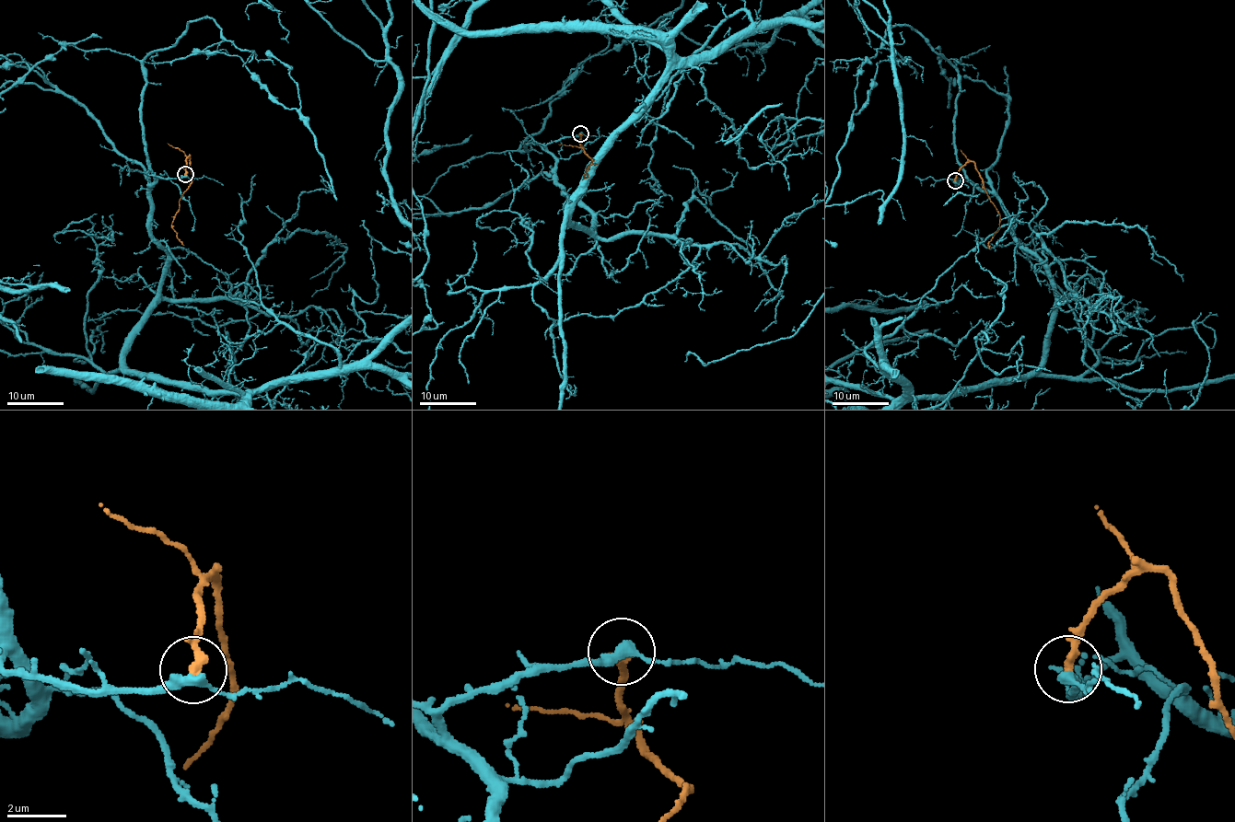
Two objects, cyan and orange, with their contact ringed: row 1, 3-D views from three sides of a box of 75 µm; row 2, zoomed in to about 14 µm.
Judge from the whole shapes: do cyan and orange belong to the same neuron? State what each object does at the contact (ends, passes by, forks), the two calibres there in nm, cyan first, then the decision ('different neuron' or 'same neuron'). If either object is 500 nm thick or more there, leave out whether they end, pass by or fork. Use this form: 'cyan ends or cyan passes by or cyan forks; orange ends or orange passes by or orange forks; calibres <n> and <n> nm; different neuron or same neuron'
cyan passes by; orange ends; calibres 320 and 320 nm; same neuron

